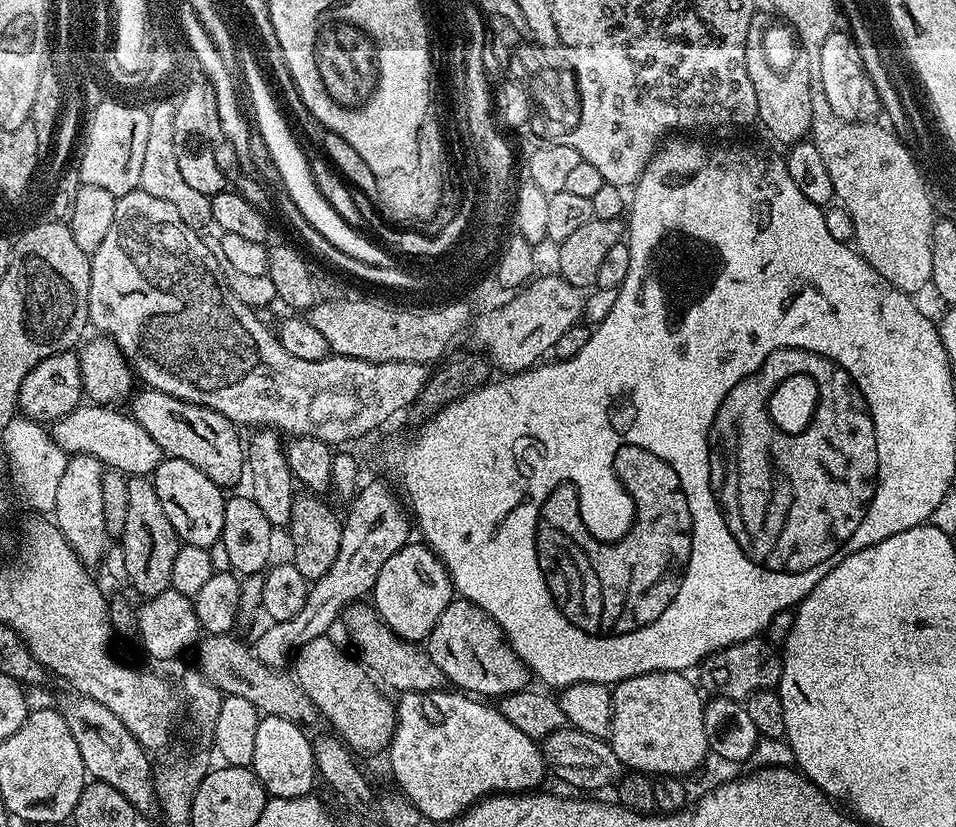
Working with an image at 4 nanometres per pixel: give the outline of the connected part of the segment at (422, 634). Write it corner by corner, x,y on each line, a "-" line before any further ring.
409,542
402,550
390,554
370,593
371,603
386,626
390,626
390,630
394,630
394,634
398,634
403,640
413,642
427,641
438,618
442,618
442,610
446,610
452,599
454,589
446,566
423,542

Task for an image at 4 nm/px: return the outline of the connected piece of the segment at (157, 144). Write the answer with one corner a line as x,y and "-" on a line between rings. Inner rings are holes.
170,99
161,104
151,105
150,134
146,137
146,159
142,162
142,178
139,191
154,194
154,198
162,198
162,202
170,202
174,210
186,222
186,226
197,230
204,230
212,224
212,201
206,194
198,194
184,179
174,159
174,110
175,103

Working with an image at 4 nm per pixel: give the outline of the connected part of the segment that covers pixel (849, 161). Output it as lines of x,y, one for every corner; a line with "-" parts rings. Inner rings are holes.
826,96
813,98
813,120
810,139
818,146
826,170
830,170
830,182
834,182
835,199
852,219
854,247
864,257
871,268
886,282
898,290
917,294
932,283
932,226
934,223
934,201
925,199
924,188
916,180
916,168
908,164
904,148
900,148
888,133
878,128
860,127
856,124
840,124

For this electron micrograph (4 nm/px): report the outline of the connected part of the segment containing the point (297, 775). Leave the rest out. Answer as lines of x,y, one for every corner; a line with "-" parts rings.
261,715
254,738
252,772
262,782
264,791
272,798
298,798
309,795
318,784
312,740
301,725
286,718

